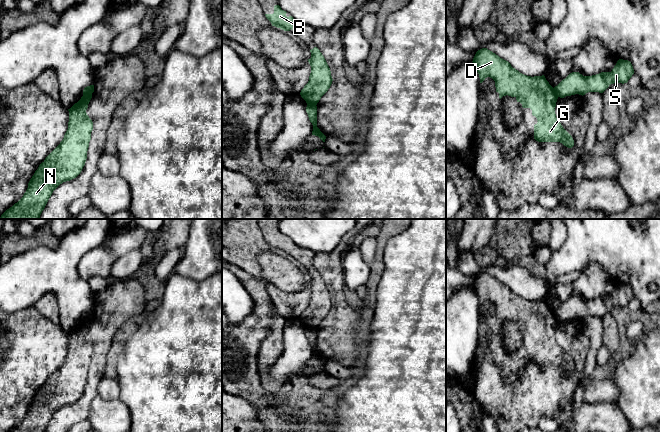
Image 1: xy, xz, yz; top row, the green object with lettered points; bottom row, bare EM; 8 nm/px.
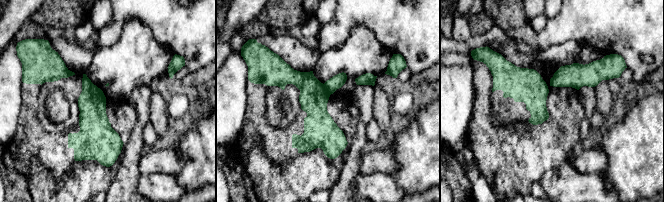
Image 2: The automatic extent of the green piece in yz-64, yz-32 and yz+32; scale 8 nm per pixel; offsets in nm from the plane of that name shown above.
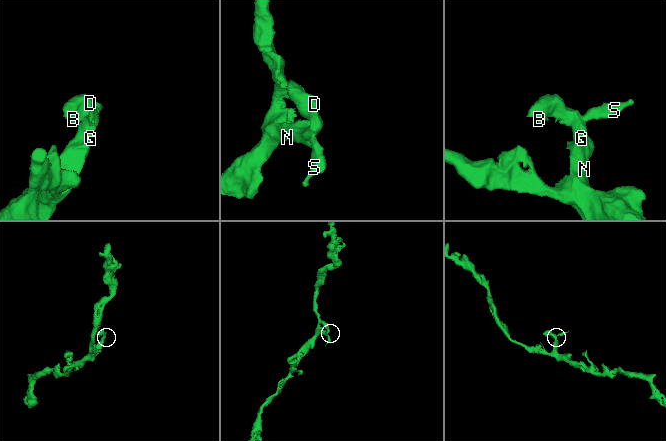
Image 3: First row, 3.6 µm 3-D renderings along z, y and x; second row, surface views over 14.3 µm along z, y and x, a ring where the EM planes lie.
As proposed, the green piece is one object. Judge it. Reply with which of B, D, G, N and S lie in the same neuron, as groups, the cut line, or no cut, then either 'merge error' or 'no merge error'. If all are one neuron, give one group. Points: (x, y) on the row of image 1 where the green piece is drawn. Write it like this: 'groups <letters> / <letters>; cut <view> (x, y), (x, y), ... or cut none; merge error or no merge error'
groups B D G N / S; cut xy (91, 93), (83, 95); merge error

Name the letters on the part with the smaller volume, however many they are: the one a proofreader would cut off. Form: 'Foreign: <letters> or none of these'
Foreign: S

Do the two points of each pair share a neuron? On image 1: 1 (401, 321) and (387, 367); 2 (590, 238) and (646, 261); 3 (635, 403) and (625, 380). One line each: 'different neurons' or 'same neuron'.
1: same neuron
2: same neuron
3: same neuron

